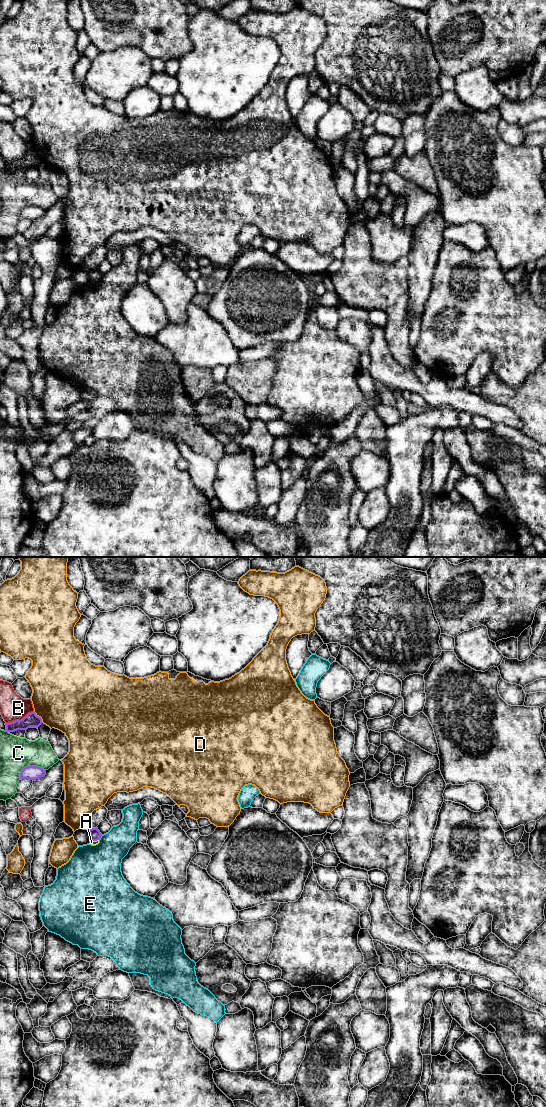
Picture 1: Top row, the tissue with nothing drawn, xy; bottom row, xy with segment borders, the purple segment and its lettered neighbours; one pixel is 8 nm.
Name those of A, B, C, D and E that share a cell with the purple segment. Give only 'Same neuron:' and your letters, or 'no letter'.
Same neuron: no letter

